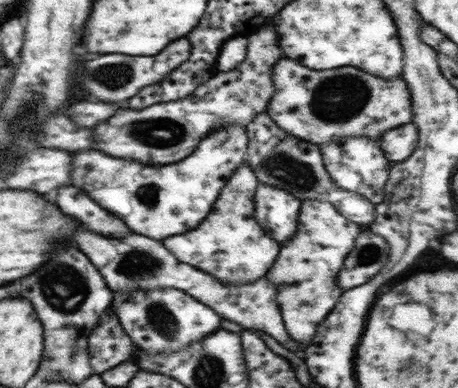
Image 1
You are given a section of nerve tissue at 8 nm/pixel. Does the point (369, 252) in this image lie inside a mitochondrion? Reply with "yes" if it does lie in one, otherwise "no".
yes

